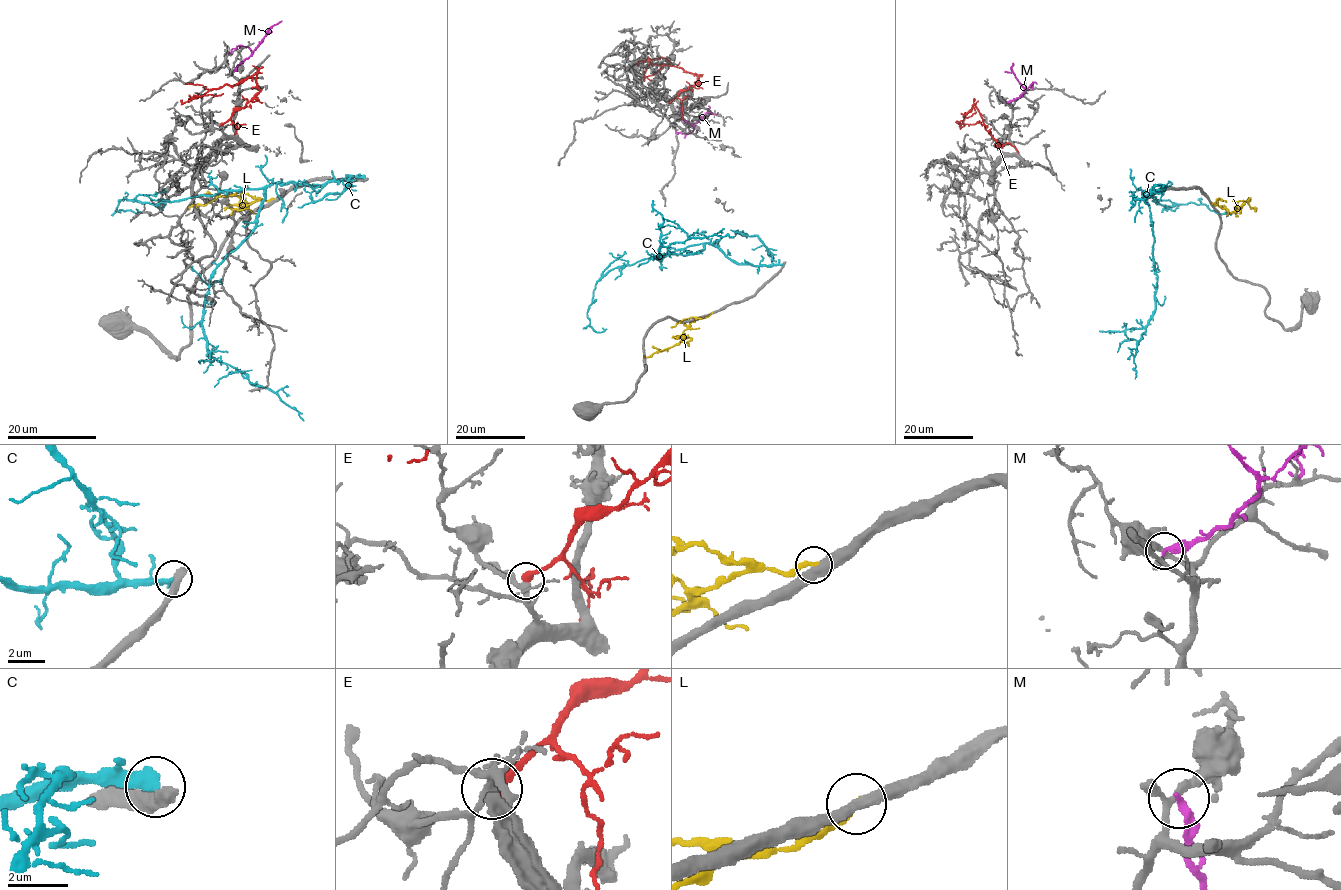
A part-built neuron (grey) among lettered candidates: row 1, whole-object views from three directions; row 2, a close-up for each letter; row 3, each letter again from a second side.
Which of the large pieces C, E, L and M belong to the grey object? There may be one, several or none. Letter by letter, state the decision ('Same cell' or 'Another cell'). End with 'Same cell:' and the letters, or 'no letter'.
C: Another cell
E: Another cell
L: Another cell
M: Another cell
Same cell: no letter

